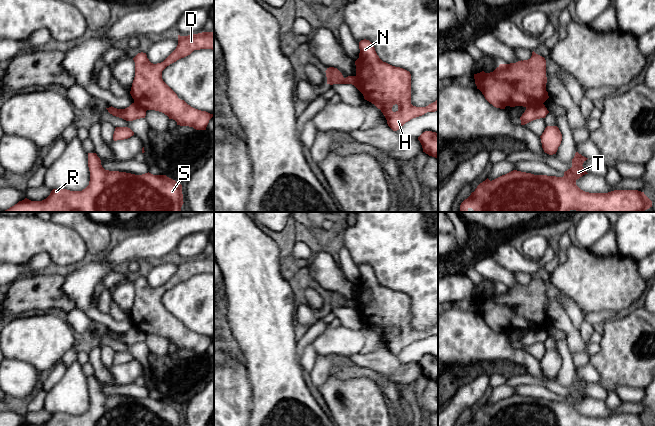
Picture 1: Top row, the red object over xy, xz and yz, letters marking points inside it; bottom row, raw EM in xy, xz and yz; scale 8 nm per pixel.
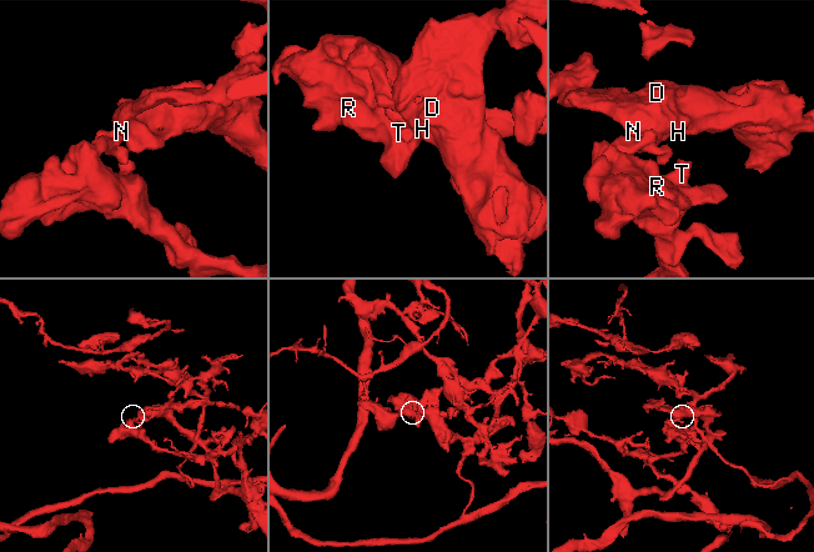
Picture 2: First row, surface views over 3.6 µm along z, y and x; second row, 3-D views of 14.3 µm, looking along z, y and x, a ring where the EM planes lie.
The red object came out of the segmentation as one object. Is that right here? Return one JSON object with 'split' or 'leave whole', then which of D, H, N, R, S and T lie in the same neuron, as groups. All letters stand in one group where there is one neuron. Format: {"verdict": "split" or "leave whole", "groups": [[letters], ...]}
{"verdict": "leave whole", "groups": [["D", "H", "N", "R", "S", "T"]]}

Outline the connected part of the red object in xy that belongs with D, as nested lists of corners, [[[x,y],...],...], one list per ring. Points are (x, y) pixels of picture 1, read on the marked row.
[[[202,32],[188,36],[178,35],[178,45],[176,49],[161,63],[153,64],[147,58],[146,53],[138,53],[133,58],[135,62],[135,77],[130,91],[134,102],[125,109],[117,109],[112,106],[106,109],[113,116],[126,121],[145,118],[147,110],[155,110],[164,113],[169,119],[175,120],[177,125],[193,127],[196,130],[206,130],[213,114],[195,109],[184,100],[179,99],[177,94],[162,79],[162,71],[167,66],[190,55],[194,50],[200,49],[214,50],[214,32]]]

